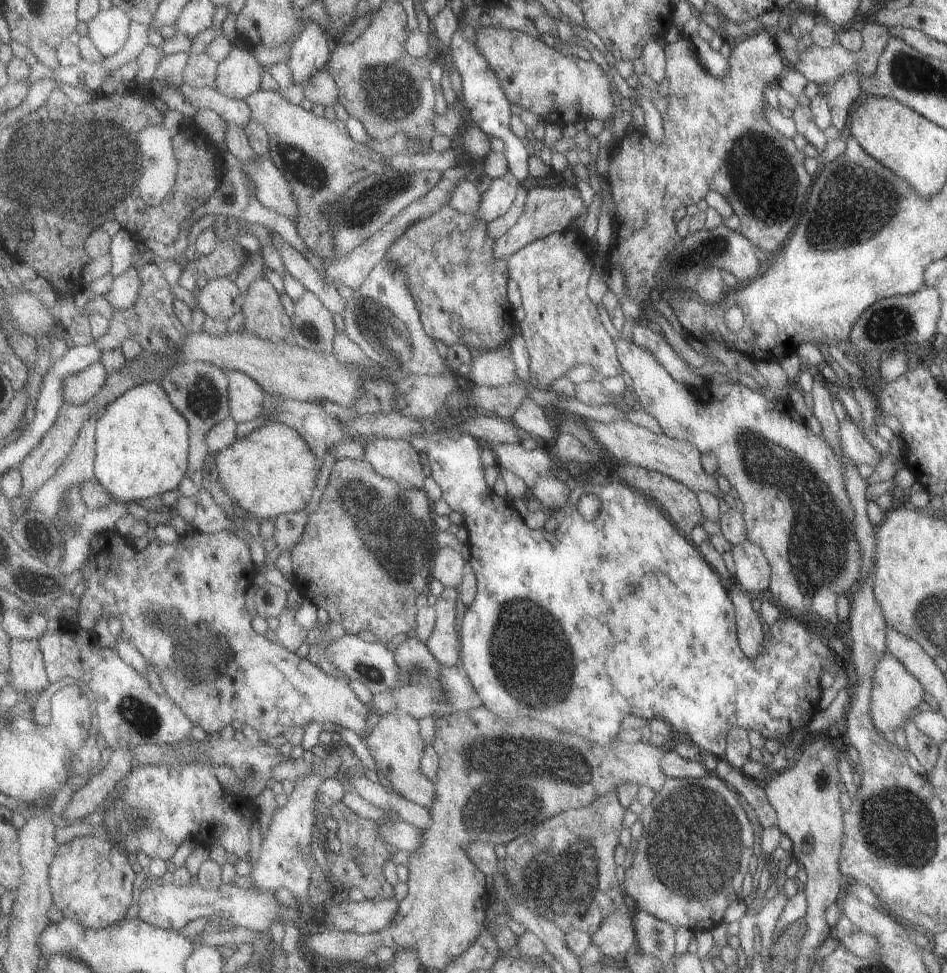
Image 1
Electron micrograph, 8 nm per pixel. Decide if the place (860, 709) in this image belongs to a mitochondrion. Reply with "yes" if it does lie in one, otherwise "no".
no

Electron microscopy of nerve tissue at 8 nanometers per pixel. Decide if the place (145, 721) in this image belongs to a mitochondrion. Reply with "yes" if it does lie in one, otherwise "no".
yes

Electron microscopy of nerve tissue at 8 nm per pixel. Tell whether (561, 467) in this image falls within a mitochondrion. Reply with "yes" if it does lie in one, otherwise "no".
no

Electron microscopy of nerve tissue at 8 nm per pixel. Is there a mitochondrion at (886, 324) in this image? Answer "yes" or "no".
yes

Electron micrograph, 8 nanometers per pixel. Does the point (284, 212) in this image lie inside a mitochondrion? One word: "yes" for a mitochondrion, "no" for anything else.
no

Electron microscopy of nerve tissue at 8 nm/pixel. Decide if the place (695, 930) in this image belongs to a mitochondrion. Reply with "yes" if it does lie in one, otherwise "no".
no

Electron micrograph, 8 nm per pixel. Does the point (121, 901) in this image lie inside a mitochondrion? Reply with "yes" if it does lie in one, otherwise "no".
no

